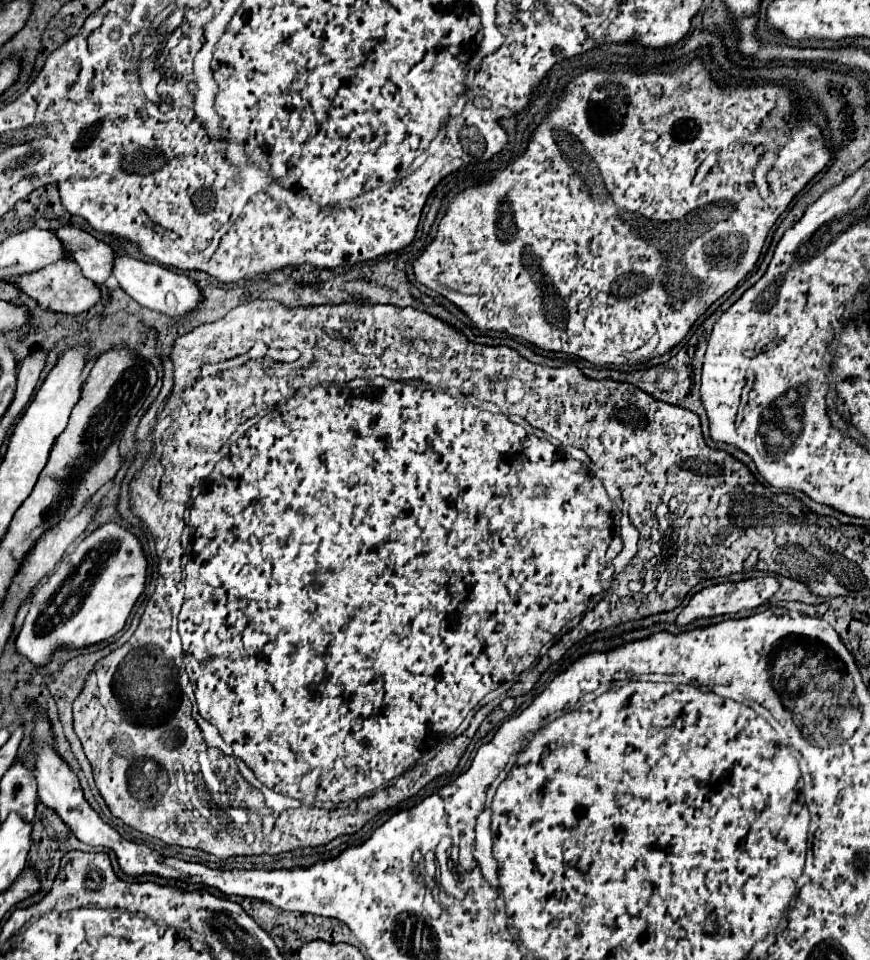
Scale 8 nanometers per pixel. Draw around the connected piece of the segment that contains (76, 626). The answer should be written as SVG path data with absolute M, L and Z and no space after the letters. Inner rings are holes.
M118 523L90 529L76 547L40 581L22 629L16 635L16 651L34 667L50 663L56 651L92 647L124 629L132 607L144 593L148 559L134 533Z

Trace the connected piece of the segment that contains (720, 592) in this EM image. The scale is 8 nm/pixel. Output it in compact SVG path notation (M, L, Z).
M758 577L758 579L748 579L748 581L738 581L738 583L722 583L714 587L704 587L700 593L696 593L690 603L684 607L684 611L676 617L676 625L684 627L690 625L696 619L706 619L706 617L720 617L726 613L740 613L746 609L754 609L762 603L766 603L768 597L772 597L778 591L778 581L774 577Z

